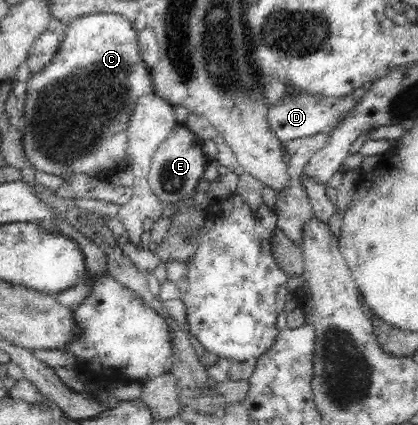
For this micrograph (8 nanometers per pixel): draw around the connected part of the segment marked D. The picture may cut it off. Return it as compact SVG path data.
M296 90L295 97L286 95L282 101L270 104L267 111L267 120L271 130L277 135L281 142L295 140L297 138L307 138L319 133L328 133L335 125L338 125L356 104L352 95L341 98L331 98L317 94L307 94L304 91Z

